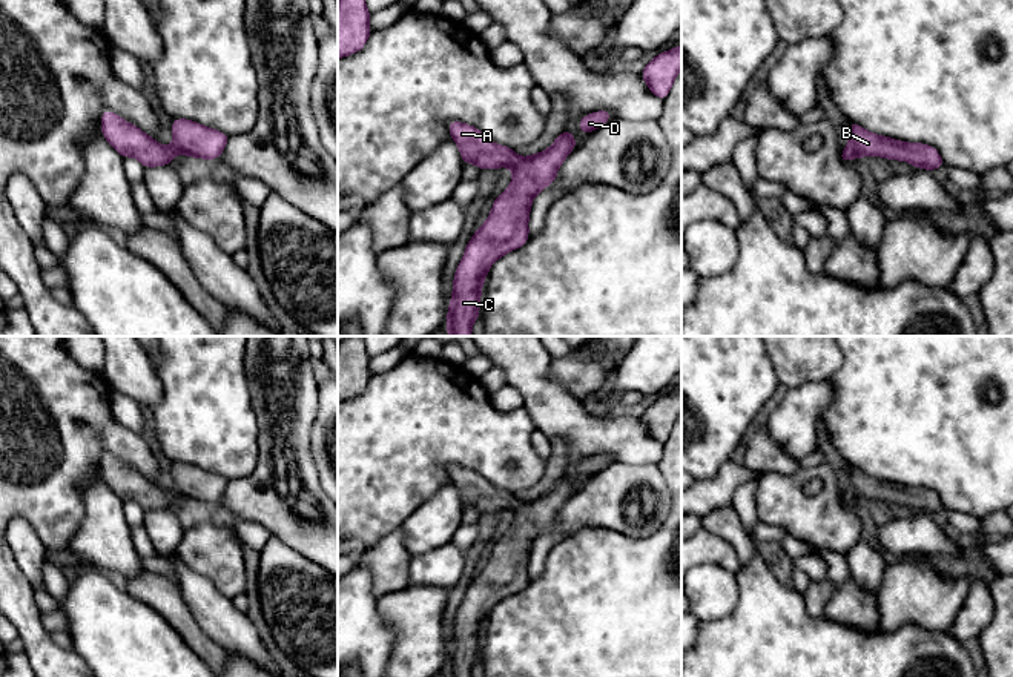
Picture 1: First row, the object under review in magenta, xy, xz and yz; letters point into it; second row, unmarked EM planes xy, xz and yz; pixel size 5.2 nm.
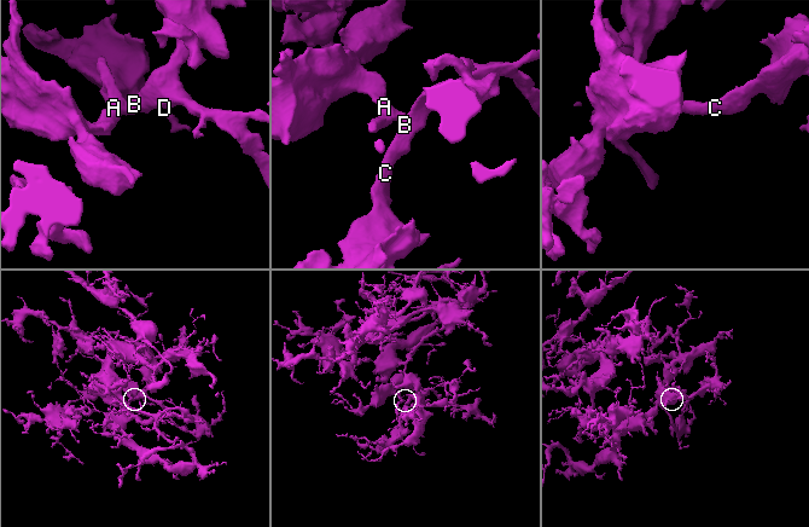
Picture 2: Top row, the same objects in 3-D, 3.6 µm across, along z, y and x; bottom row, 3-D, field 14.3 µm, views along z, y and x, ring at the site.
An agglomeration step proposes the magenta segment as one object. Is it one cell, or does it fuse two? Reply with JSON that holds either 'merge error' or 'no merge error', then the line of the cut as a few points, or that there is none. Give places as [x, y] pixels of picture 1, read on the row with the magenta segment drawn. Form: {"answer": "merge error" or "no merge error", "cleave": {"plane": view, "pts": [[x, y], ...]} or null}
{"answer": "no merge error", "cleave": null}

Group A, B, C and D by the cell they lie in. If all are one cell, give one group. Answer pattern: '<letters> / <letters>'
A B C D

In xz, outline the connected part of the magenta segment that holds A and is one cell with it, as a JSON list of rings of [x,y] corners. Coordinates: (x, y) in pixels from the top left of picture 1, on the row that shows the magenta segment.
[[[450,121],[448,129],[464,164],[474,163],[482,170],[510,166],[513,172],[510,187],[494,200],[488,220],[470,239],[454,273],[447,332],[450,336],[471,336],[488,269],[500,256],[526,243],[533,200],[556,181],[560,164],[576,149],[576,140],[571,132],[563,130],[549,149],[522,158],[514,149],[494,144],[470,124]]]

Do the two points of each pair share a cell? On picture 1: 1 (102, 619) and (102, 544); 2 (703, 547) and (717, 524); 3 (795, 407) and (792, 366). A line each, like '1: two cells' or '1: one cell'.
1: two cells
2: two cells
3: two cells

